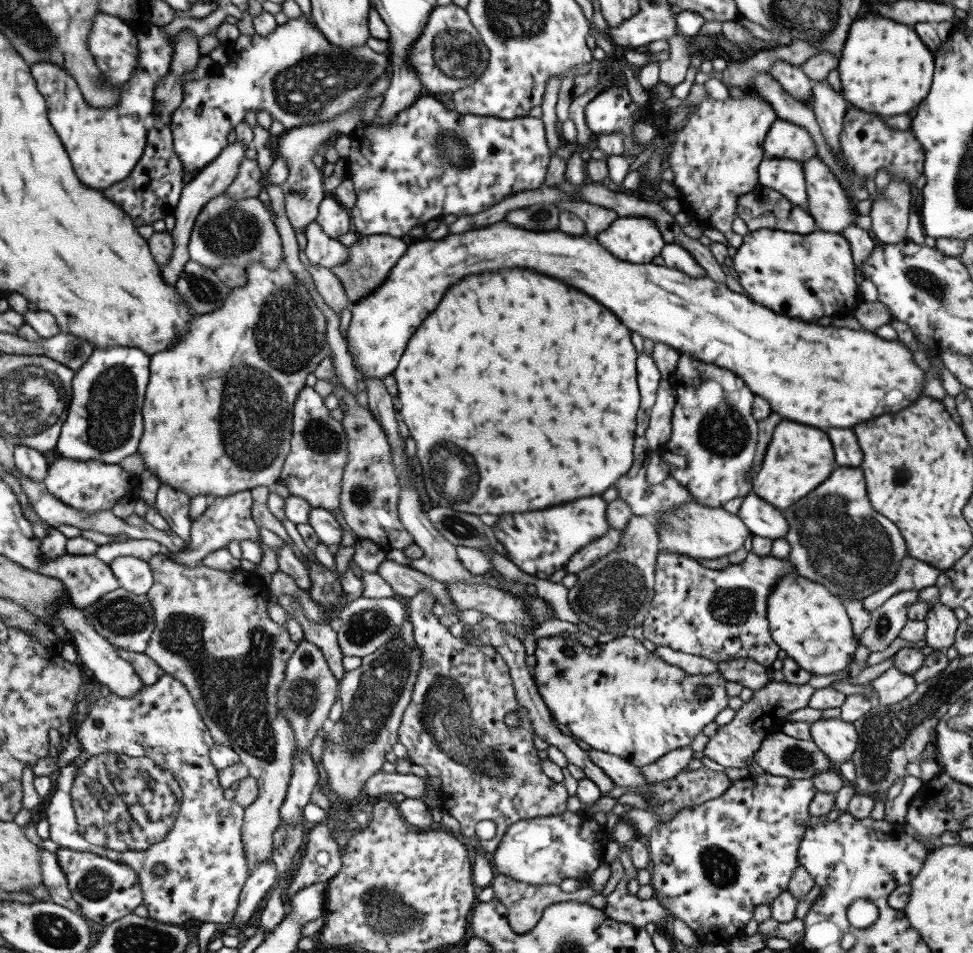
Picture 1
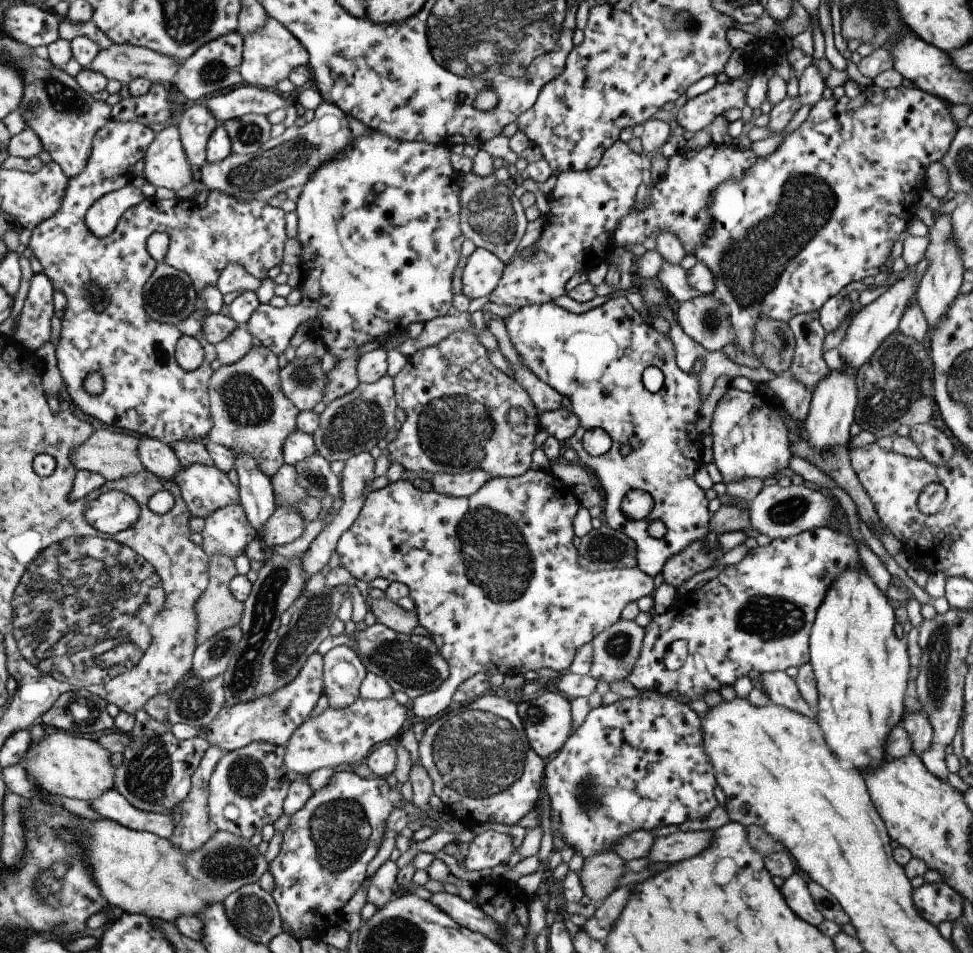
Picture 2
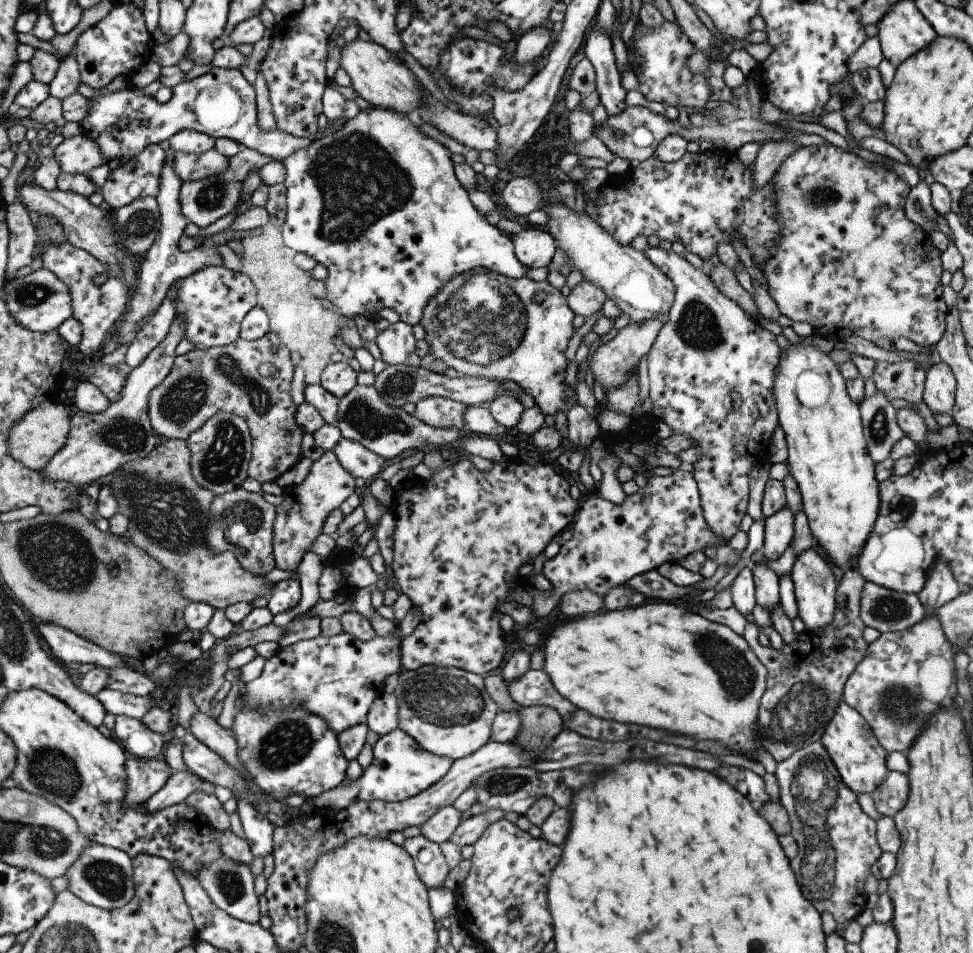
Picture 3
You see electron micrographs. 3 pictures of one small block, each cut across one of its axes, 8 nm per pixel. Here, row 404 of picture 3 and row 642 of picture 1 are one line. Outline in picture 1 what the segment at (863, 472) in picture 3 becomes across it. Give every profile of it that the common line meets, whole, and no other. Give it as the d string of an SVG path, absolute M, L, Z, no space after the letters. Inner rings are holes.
M797 572L785 574L772 589L767 600L767 619L774 642L786 652L788 657L812 675L830 676L844 670L854 659L859 642L854 636L843 600L831 593L824 585L812 582Z

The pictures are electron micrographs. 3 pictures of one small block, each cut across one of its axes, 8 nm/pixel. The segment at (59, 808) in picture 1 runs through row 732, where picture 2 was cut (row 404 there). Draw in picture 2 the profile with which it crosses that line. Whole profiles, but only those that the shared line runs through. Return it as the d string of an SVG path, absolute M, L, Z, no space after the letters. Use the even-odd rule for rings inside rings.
M110 118L108 123L104 124L104 126L102 126L102 128L94 134L94 138L92 138L92 151L90 156L88 156L88 162L86 162L85 165L86 168L84 168L80 174L76 174L74 178L68 178L68 186L66 186L66 192L64 192L64 198L62 198L60 210L58 210L58 212L56 212L56 214L54 214L51 218L46 218L44 222L40 222L40 225L36 226L36 228L32 230L30 249L36 259L38 259L40 264L44 267L43 273L46 274L46 277L52 282L53 288L60 290L60 292L66 296L68 302L68 306L66 306L66 309L64 310L64 316L61 318L62 332L60 332L60 342L58 342L58 346L55 347L55 352L57 357L57 368L60 374L62 374L62 379L64 380L64 384L66 384L66 392L68 393L70 399L72 399L72 401L84 414L102 421L106 424L106 426L115 426L115 428L120 428L122 430L130 430L130 432L136 432L138 434L142 434L143 436L160 440L160 442L164 442L166 445L170 445L174 442L178 442L178 440L206 441L208 432L210 432L210 428L212 428L212 416L210 416L210 408L208 408L208 406L210 406L208 384L210 376L212 376L213 372L211 362L216 359L217 356L216 348L214 348L214 345L210 344L210 342L204 338L204 332L202 332L204 310L207 310L204 300L201 300L198 297L196 302L198 310L196 310L190 318L186 318L184 322L180 322L178 325L156 322L151 320L148 317L148 314L144 312L144 284L148 282L148 278L152 277L154 270L156 270L158 266L158 262L156 262L156 260L148 254L148 250L146 250L148 236L150 236L152 232L160 232L166 234L168 238L170 238L170 245L166 258L164 258L164 262L168 264L168 266L172 266L175 270L188 274L194 289L197 291L197 295L199 295L200 292L206 288L206 286L216 286L216 280L218 280L220 272L222 272L228 264L240 264L240 266L244 266L244 270L246 270L250 276L254 276L254 278L260 281L266 279L271 268L283 263L283 251L287 242L287 235L285 232L284 210L280 208L273 208L270 204L268 204L268 202L263 202L257 199L242 202L242 200L238 200L238 198L230 198L228 194L222 194L222 192L218 192L218 190L212 190L205 193L201 199L180 199L176 197L172 198L172 200L158 200L156 197L148 197L143 202L136 204L136 206L132 206L132 208L126 210L124 214L122 214L122 218L118 220L118 226L116 226L116 230L114 230L112 234L108 234L106 238L96 238L92 236L84 224L84 216L86 215L86 212L88 212L90 206L92 206L92 204L96 202L96 200L99 200L103 195L106 195L110 191L118 191L119 189L127 186L135 164L144 157L148 146L150 146L150 142L154 140L154 136L155 133L152 131L152 128L144 126L144 124L139 124L138 122L133 121L118 122L118 120ZM92 286L94 286L94 288L98 288L98 292L100 292L100 294L92 294L92 290L90 290ZM96 298L100 298L100 302L104 302L104 310L96 310L96 306L93 306L93 304L96 304ZM184 335L198 340L199 344L202 346L202 350L204 350L204 362L202 362L202 365L194 371L186 372L186 370L182 370L182 368L178 366L178 362L176 362L176 346L178 340L180 340L180 338ZM90 372L100 372L100 374L102 374L102 378L104 378L104 392L102 392L102 394L98 394L98 396L88 394L88 392L84 390L84 378L86 378Z

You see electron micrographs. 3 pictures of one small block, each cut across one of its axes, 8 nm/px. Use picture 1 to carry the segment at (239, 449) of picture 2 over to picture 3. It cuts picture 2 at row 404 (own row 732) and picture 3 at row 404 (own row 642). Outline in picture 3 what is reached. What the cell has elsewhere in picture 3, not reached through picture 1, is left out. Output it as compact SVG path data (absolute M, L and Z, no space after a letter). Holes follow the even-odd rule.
M268 331L255 341L238 337L223 347L194 349L178 355L164 380L150 391L148 414L154 432L169 439L184 439L204 426L218 411L237 414L246 421L251 434L251 459L248 467L250 478L263 482L275 482L302 458L301 442L304 431L295 419L297 405L292 401L292 375L295 366L290 360L289 348L274 331ZM270 362L270 376L260 374L260 364Z

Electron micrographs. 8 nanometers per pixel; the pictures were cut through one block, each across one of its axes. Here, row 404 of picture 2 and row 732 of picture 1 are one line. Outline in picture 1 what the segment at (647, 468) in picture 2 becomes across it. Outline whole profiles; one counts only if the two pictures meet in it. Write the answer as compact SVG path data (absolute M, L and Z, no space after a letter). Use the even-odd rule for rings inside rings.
M560 635L547 636L538 638L538 641L534 644L534 648L536 650L534 655L536 656L537 661L536 665L531 668L532 680L534 680L538 693L540 693L540 698L542 698L544 703L547 705L555 724L559 728L564 729L565 733L572 736L572 738L574 736L574 738L578 738L582 742L588 744L592 750L598 750L598 752L604 752L615 755L619 758L624 758L626 762L630 762L634 766L643 767L651 765L653 762L659 761L664 754L672 752L672 750L690 747L696 735L703 732L702 728L711 722L714 722L716 720L716 716L718 716L724 708L728 708L728 700L730 700L728 692L726 691L726 684L728 684L728 681L726 681L719 672L708 675L688 675L679 666L667 663L663 659L661 652L652 653L648 651L648 648L642 645L642 641L635 639L630 635L614 637L614 639L607 643L598 643L591 648L584 647L579 642L573 641L570 638L565 640L563 637L560 637ZM568 648L574 651L572 656L564 655L564 650L568 650ZM700 684L710 686L710 690L712 690L712 696L710 696L710 698L706 700L698 700L696 692L698 692L698 686L700 686Z

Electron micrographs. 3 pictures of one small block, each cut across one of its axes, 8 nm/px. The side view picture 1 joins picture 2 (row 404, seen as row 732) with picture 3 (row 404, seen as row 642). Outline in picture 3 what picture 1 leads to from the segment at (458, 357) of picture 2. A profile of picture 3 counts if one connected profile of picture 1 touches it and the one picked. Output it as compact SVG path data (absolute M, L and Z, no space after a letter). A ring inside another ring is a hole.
M428 397L415 404L414 416L427 425L435 427L458 427L465 426L464 403L446 397Z

